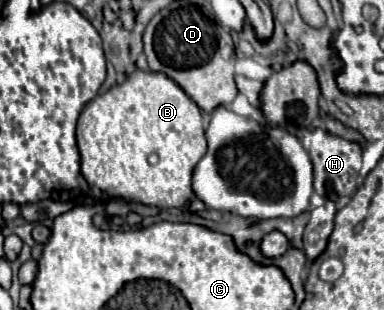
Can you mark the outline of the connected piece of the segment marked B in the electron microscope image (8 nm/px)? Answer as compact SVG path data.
M141 69L85 105L77 123L77 145L81 153L81 171L97 201L125 199L151 207L183 207L189 201L193 195L193 169L207 149L201 109L193 99L167 75Z

